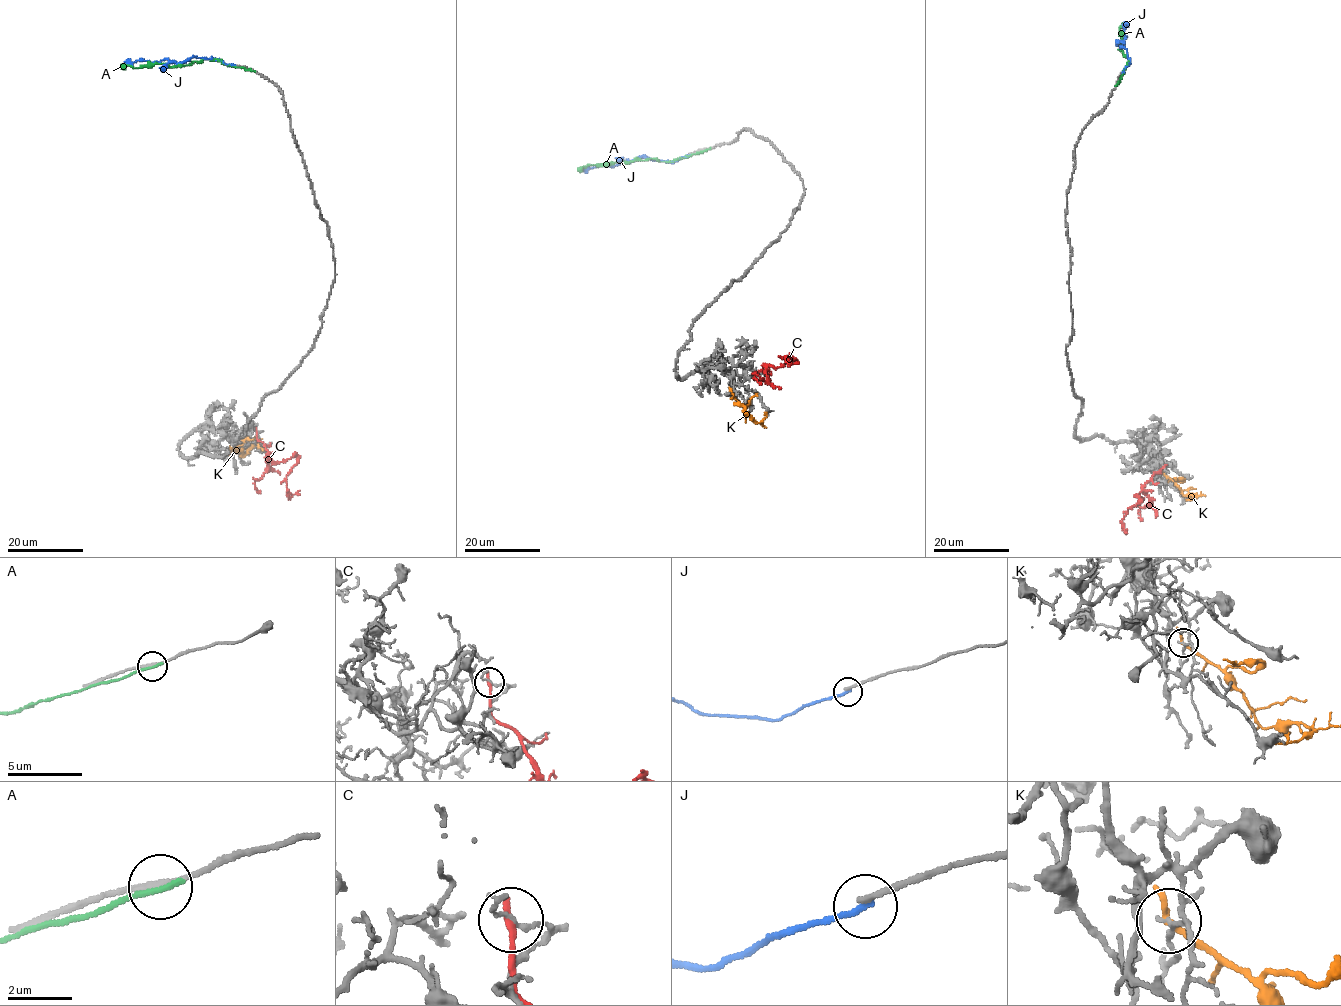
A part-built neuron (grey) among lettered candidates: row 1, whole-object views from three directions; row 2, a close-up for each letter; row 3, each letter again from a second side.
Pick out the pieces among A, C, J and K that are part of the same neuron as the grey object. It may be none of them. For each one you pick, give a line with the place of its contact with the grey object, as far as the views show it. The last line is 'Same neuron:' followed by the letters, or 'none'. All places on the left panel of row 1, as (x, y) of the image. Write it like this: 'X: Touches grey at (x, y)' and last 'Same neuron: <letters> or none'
Same neuron: none

